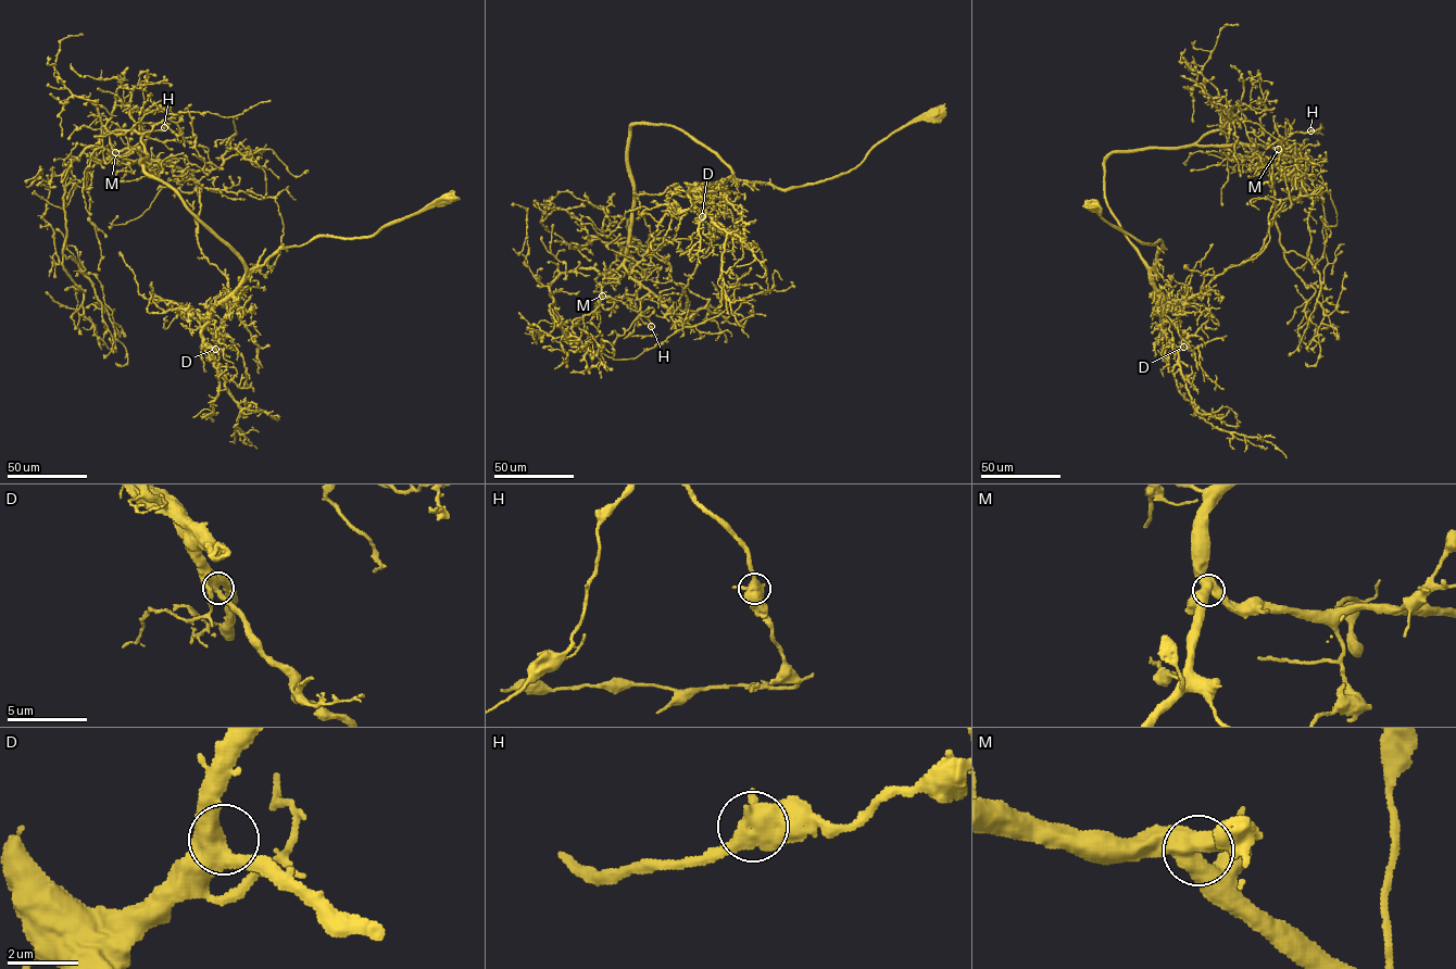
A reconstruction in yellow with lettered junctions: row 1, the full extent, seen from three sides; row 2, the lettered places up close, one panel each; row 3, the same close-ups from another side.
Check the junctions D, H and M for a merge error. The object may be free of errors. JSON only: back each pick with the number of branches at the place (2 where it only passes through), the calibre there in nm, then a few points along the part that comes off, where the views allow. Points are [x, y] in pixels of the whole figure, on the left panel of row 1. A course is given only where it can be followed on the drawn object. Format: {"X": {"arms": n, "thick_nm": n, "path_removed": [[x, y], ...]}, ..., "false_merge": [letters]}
{"false_merge": []}

